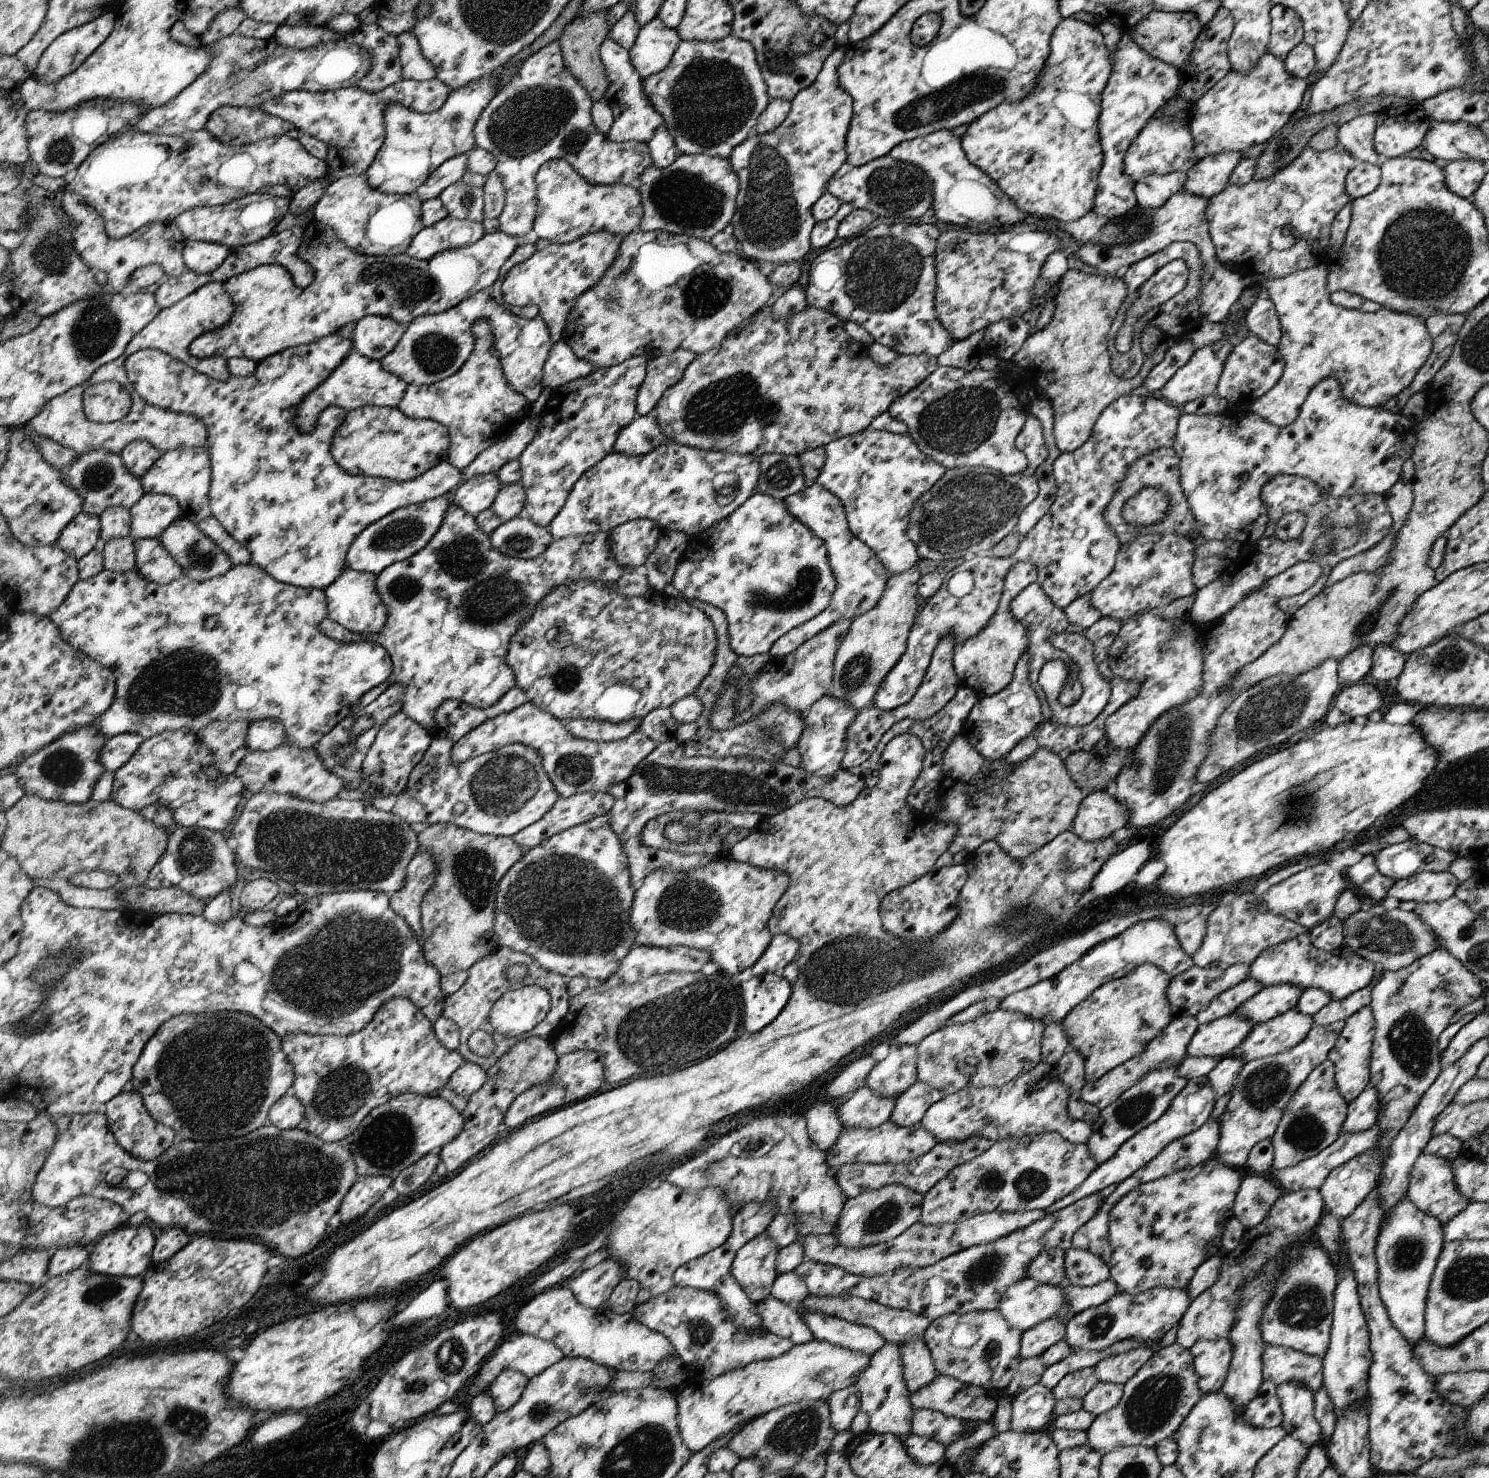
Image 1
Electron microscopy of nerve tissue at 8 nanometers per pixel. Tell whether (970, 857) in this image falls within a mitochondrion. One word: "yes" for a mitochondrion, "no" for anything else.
no

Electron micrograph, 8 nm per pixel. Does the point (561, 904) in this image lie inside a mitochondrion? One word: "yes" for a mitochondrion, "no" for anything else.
yes

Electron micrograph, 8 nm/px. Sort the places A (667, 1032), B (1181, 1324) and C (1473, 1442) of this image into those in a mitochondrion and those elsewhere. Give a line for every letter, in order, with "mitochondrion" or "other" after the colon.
A: mitochondrion
B: other
C: other

